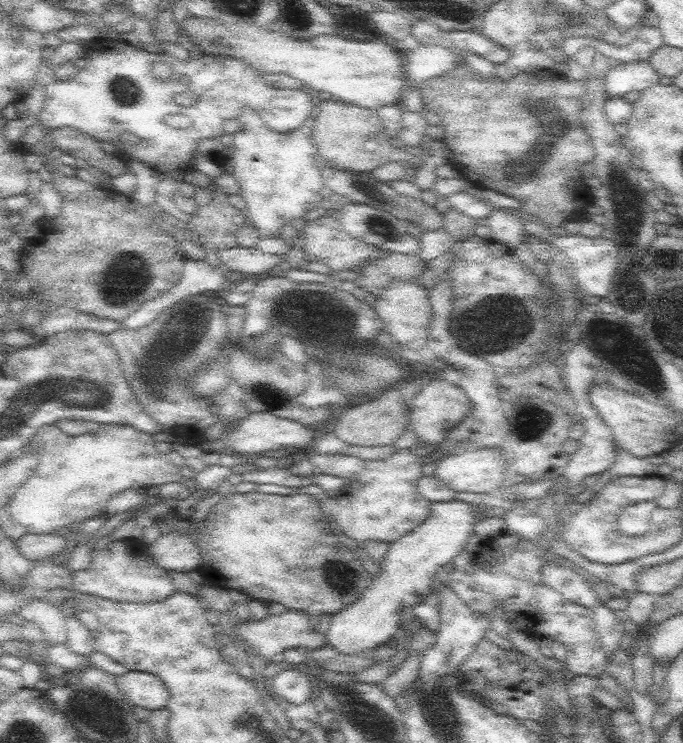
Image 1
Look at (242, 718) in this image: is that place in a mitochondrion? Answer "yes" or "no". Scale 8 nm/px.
yes

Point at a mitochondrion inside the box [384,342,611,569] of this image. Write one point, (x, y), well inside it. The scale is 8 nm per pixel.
(529, 422)

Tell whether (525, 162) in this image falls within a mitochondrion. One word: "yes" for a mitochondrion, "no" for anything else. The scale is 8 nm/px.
yes

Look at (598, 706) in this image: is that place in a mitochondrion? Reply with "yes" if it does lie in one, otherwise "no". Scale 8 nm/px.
no

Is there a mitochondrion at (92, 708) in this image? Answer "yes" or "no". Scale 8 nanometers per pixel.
yes

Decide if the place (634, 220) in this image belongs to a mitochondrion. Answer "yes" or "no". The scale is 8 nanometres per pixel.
no

